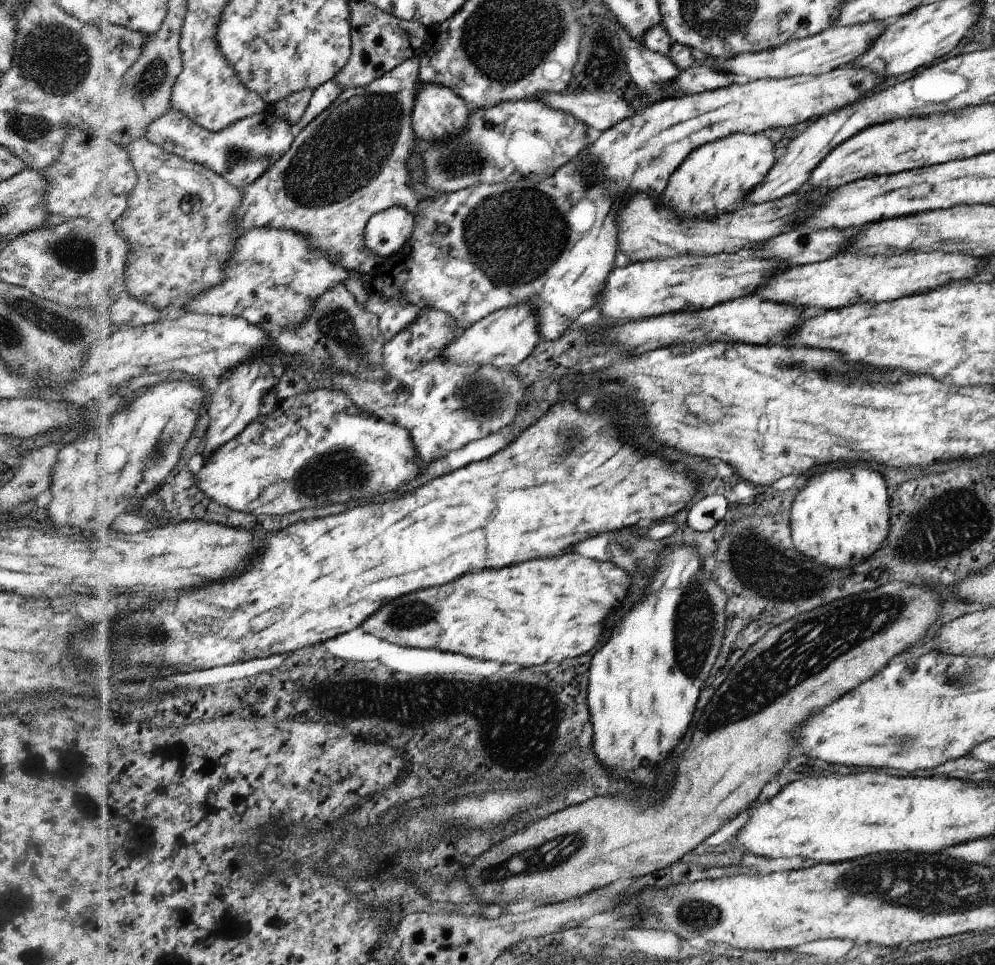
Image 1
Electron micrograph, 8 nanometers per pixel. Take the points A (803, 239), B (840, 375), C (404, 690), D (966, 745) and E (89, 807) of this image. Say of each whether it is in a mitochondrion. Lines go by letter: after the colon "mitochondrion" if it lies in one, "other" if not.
A: other
B: mitochondrion
C: other
D: other
E: other

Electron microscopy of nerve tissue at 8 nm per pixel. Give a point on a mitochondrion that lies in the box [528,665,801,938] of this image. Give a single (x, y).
(699, 915)

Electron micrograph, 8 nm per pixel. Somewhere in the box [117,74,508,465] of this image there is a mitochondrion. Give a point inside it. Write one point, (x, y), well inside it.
(348, 148)

